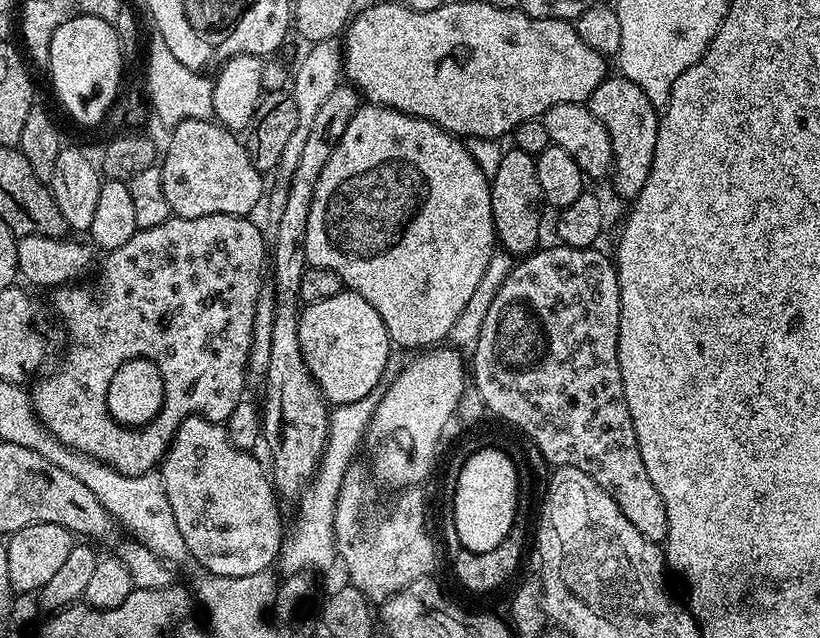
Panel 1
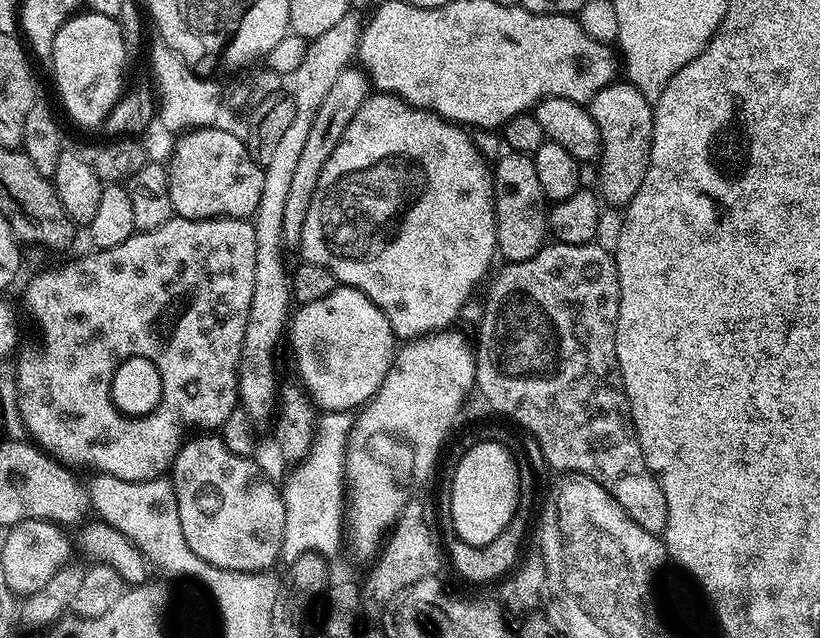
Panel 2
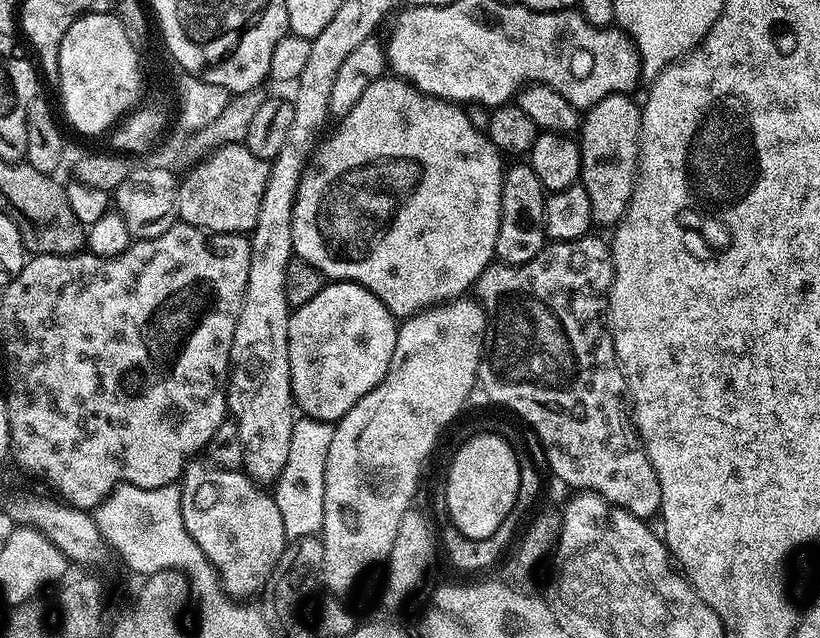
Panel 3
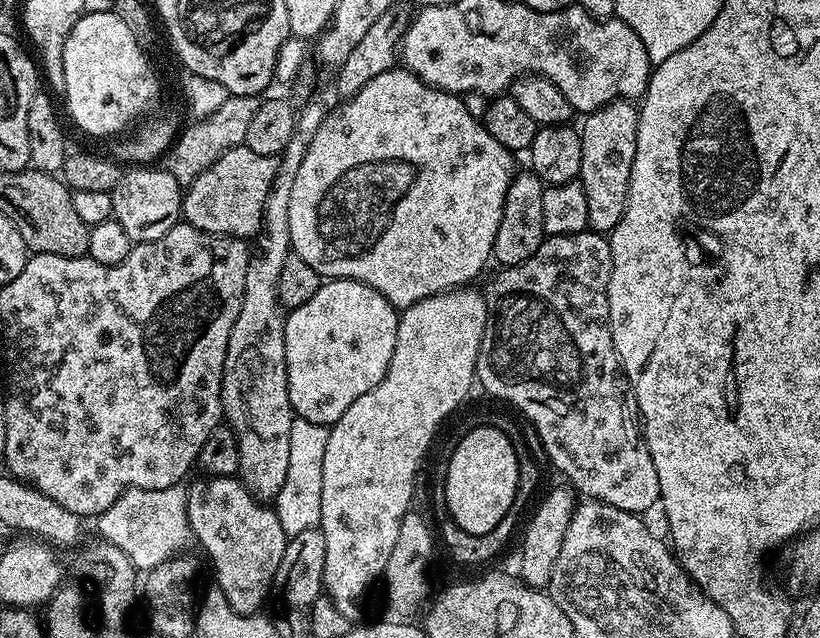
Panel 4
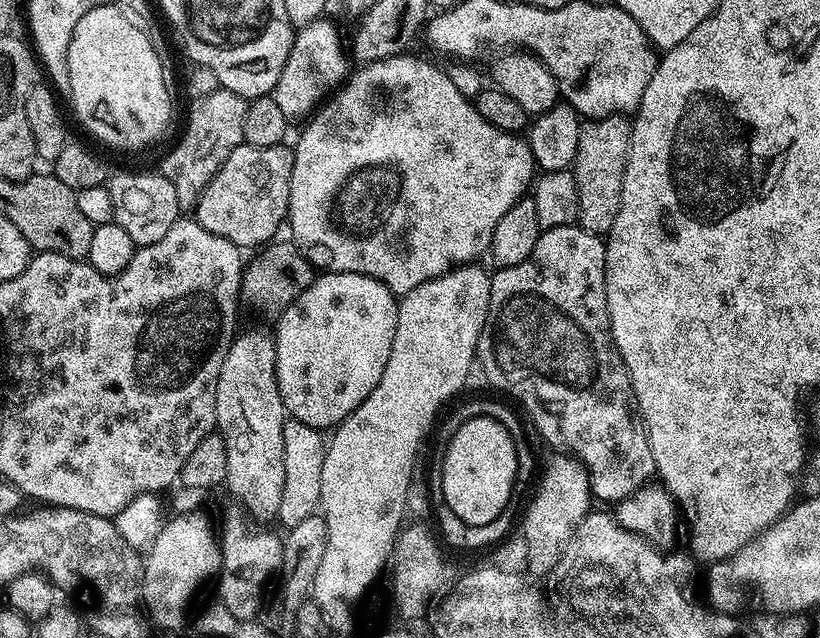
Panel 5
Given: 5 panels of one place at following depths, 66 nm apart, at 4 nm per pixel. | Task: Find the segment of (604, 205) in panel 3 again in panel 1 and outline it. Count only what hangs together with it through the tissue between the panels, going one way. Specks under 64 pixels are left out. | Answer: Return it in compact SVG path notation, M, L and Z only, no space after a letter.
M619 74L609 75L586 101L588 109L602 122L612 147L612 188L625 202L635 200L650 178L650 166L654 162L654 146L658 142L660 116L650 98L642 94L634 82Z

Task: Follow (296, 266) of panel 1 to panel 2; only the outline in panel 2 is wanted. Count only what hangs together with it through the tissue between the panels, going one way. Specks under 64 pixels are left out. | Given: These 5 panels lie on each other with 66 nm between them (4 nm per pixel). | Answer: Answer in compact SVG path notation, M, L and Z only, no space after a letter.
M349 66L338 74L329 93L326 94L324 101L319 106L314 123L310 126L309 137L306 138L304 149L301 151L301 157L298 158L293 180L290 182L289 197L286 198L285 213L283 214L283 238L287 247L294 248L299 245L302 226L305 225L306 211L313 200L322 166L334 152L334 148L338 146L351 119L354 118L362 102L367 100L369 95L370 78L368 74L361 67Z

